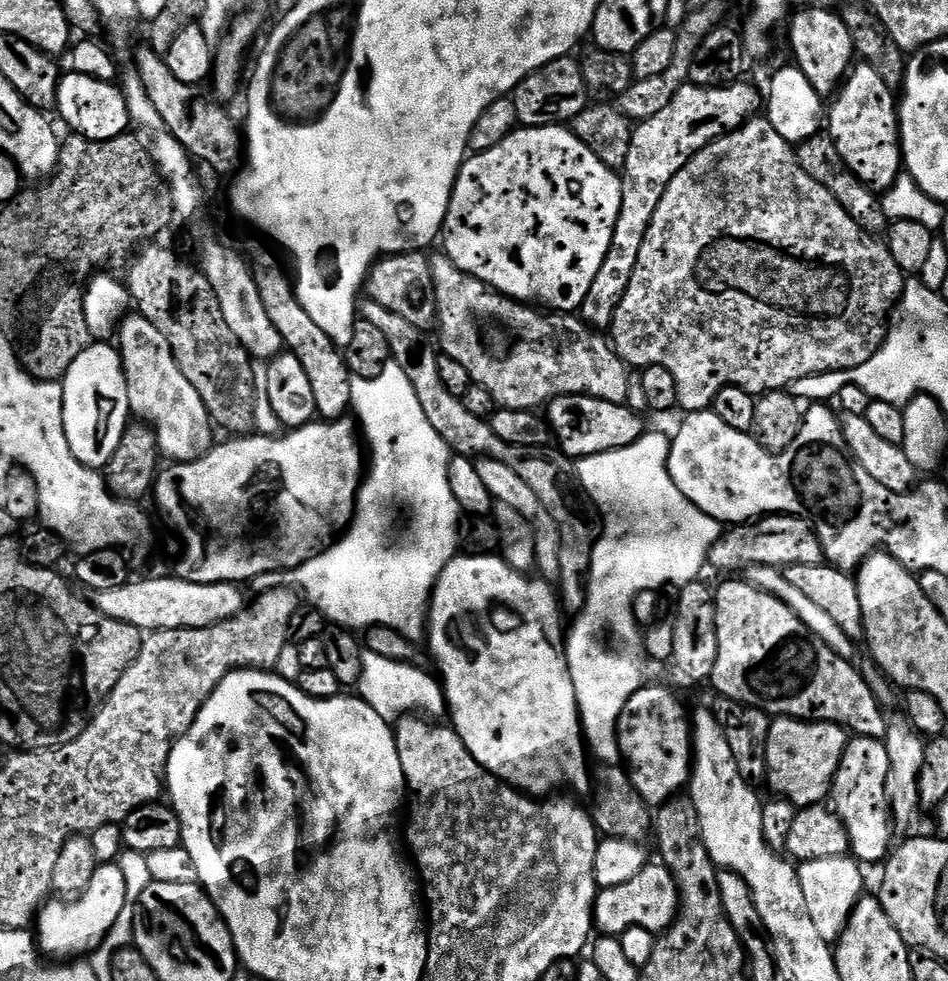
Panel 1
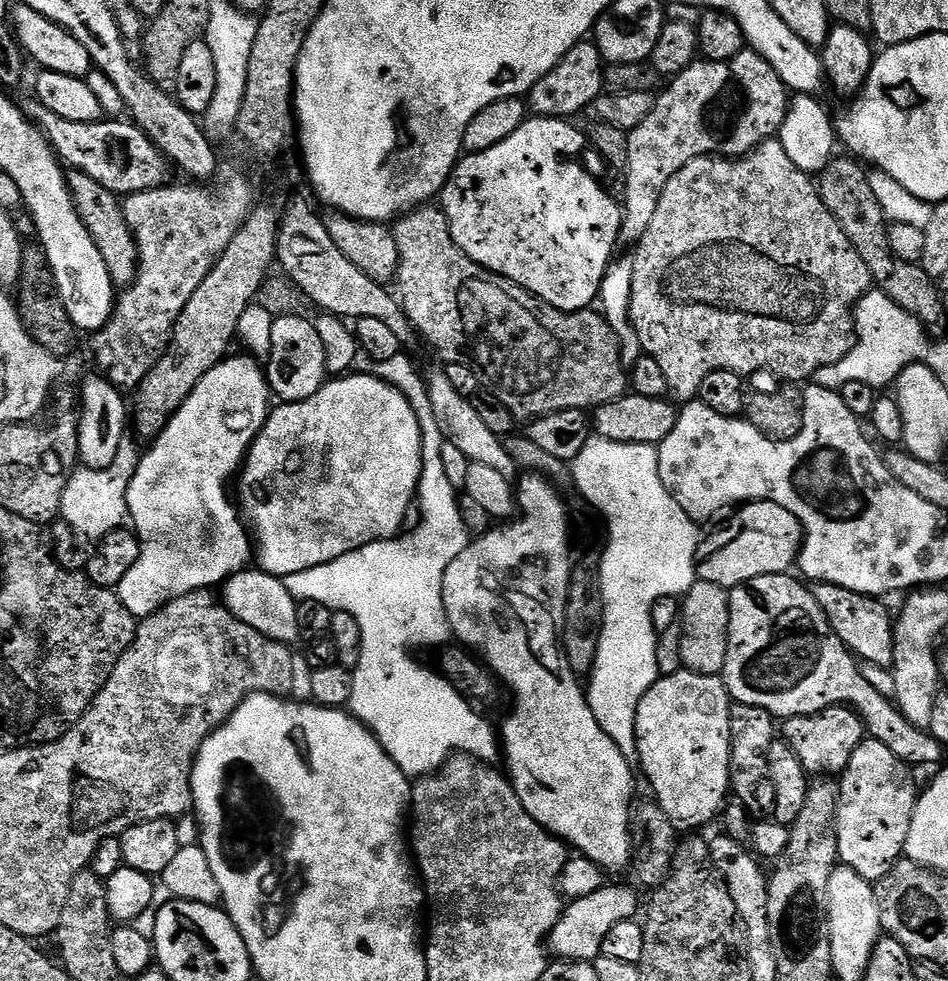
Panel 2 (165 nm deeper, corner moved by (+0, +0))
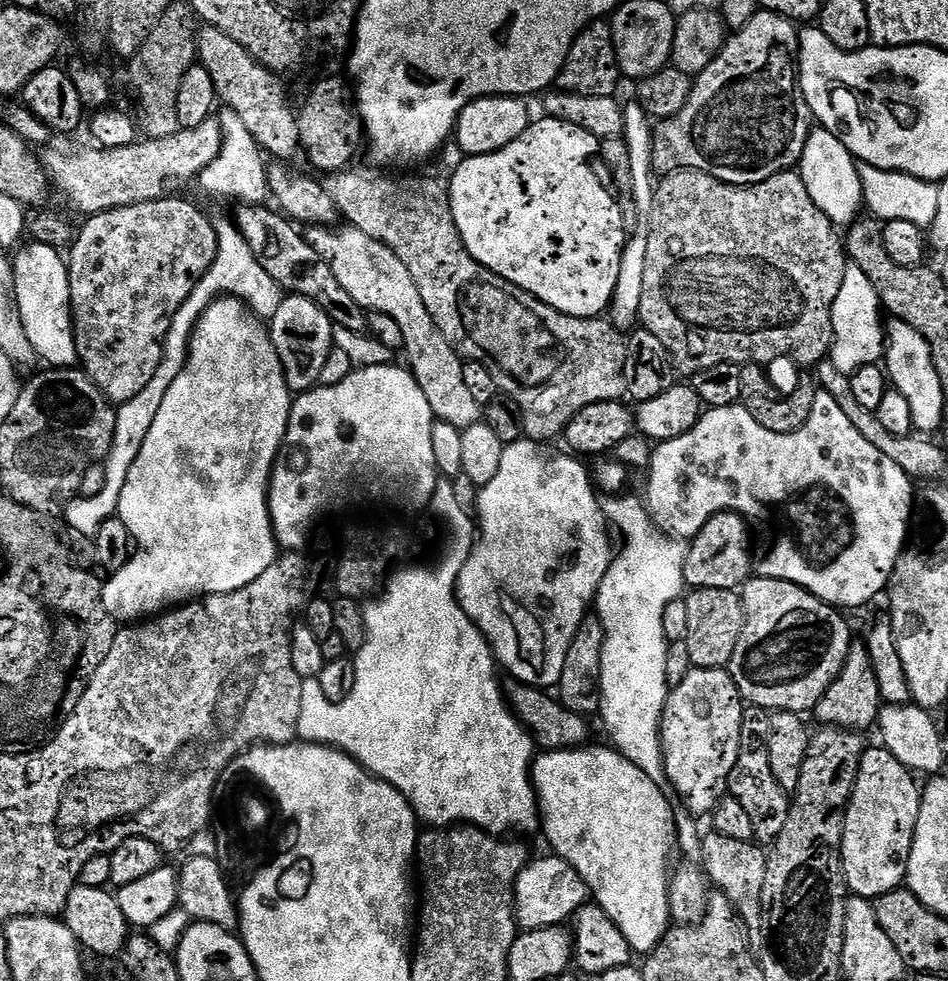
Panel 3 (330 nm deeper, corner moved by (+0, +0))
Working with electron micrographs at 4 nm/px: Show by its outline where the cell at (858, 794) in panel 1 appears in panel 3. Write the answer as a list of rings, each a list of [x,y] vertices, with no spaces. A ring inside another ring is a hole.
[[[865,747],[848,803],[844,841],[840,847],[844,881],[853,897],[875,902],[882,894],[890,894],[905,883],[922,795],[921,785],[916,785],[915,779],[912,769],[902,766],[888,748]]]

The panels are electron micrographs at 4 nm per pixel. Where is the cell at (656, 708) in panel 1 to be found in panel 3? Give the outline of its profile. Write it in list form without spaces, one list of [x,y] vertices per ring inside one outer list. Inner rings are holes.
[[[692,668],[690,674],[682,682],[682,686],[671,689],[668,693],[668,700],[664,703],[664,713],[660,719],[660,745],[664,751],[664,765],[668,781],[674,786],[678,800],[681,800],[690,811],[696,816],[707,817],[713,810],[720,805],[728,792],[728,779],[734,770],[734,762],[738,762],[738,746],[740,745],[740,735],[742,734],[742,722],[744,721],[744,710],[746,704],[740,695],[738,686],[734,682],[732,673],[727,668]]]

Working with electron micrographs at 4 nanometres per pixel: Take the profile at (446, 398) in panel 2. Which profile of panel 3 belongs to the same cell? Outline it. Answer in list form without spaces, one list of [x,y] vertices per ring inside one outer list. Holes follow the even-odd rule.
[[[328,226],[309,227],[306,235],[310,246],[314,246],[314,250],[318,250],[322,258],[326,258],[326,266],[334,270],[334,278],[338,278],[339,284],[350,293],[350,298],[354,298],[354,302],[358,302],[358,306],[362,306],[368,312],[390,314],[390,318],[398,322],[404,339],[402,352],[403,355],[408,355],[407,367],[418,382],[418,386],[422,386],[422,394],[426,394],[426,402],[430,402],[433,417],[439,422],[450,422],[450,426],[461,430],[481,423],[482,410],[478,402],[474,402],[474,397],[471,396],[470,389],[466,387],[466,382],[462,378],[465,361],[456,353],[452,343],[444,337],[442,330],[438,330],[434,318],[430,318],[430,310],[426,310],[426,302],[422,302],[422,294],[418,294],[418,286],[414,286],[414,278],[410,278],[410,270],[402,266],[402,258],[398,258],[394,250],[370,238],[370,234],[362,234],[362,230],[357,228],[344,226],[341,232],[332,231],[336,230]]]

